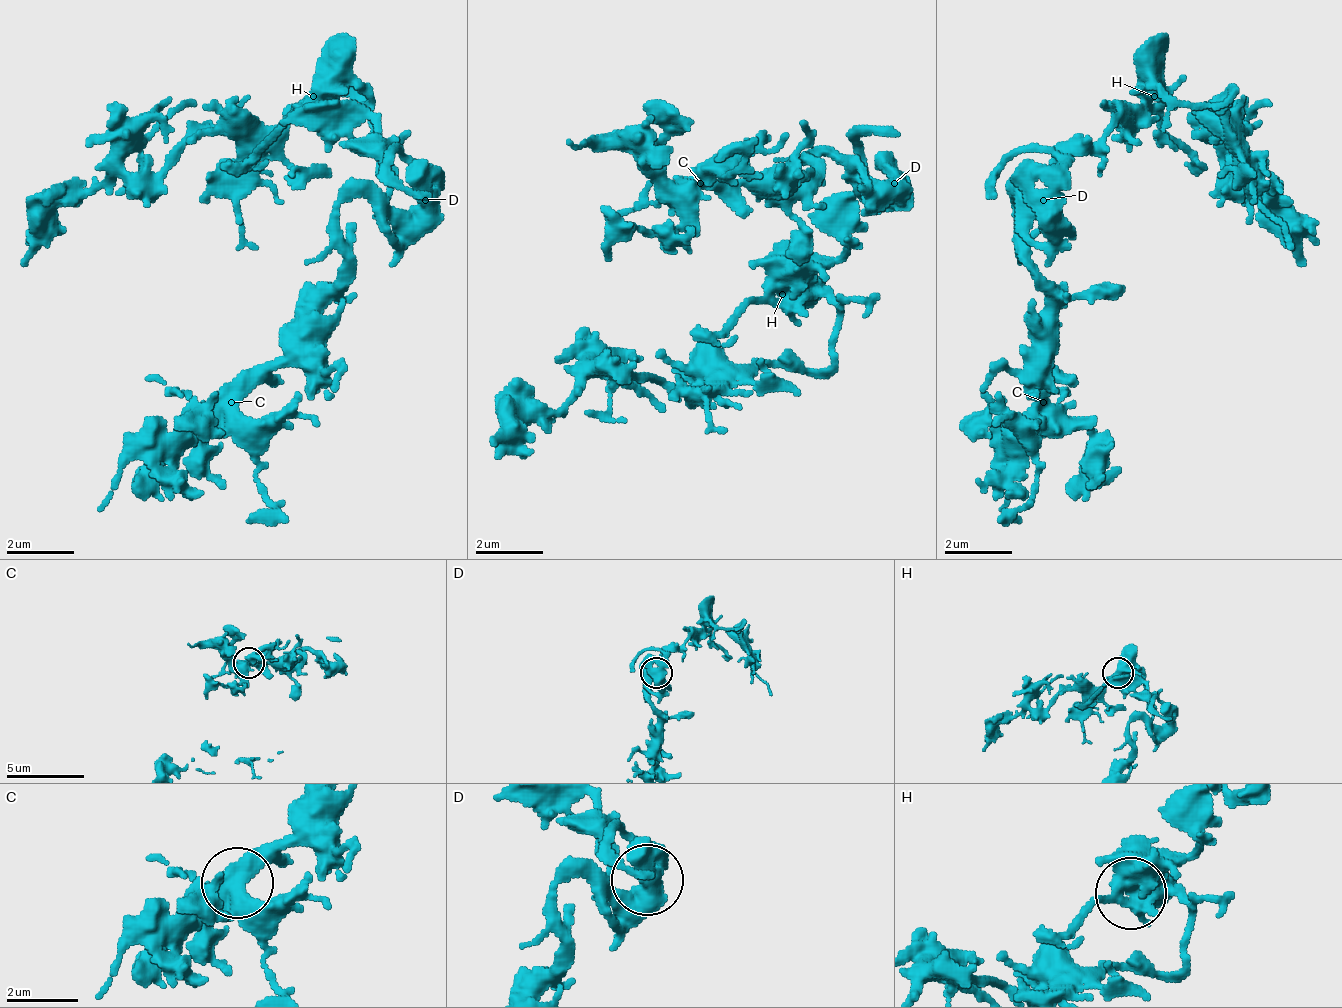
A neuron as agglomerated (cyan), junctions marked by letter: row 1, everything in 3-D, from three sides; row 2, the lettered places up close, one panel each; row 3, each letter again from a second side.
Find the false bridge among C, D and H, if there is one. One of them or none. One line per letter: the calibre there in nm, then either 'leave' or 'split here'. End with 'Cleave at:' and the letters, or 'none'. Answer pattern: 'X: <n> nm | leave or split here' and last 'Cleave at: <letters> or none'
C: 480 nm | leave
D: 600 nm | leave
H: 500 nm | leave
Cleave at: none

